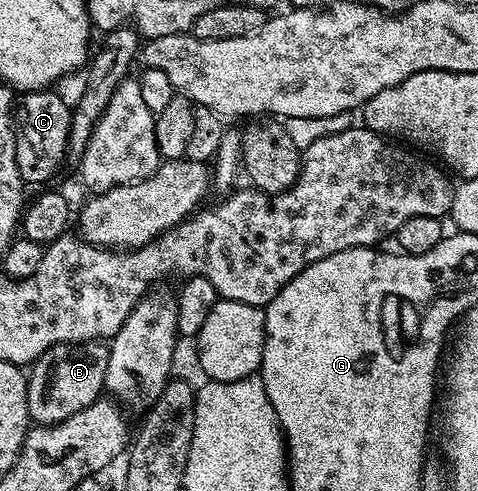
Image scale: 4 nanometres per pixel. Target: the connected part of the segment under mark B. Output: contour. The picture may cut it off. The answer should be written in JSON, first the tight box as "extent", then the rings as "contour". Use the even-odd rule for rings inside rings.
{"extent":[28,342,108,426],"contour":[[[63,342],[31,363],[28,376],[28,416],[33,423],[53,426],[94,404],[105,393],[108,342]]]}

